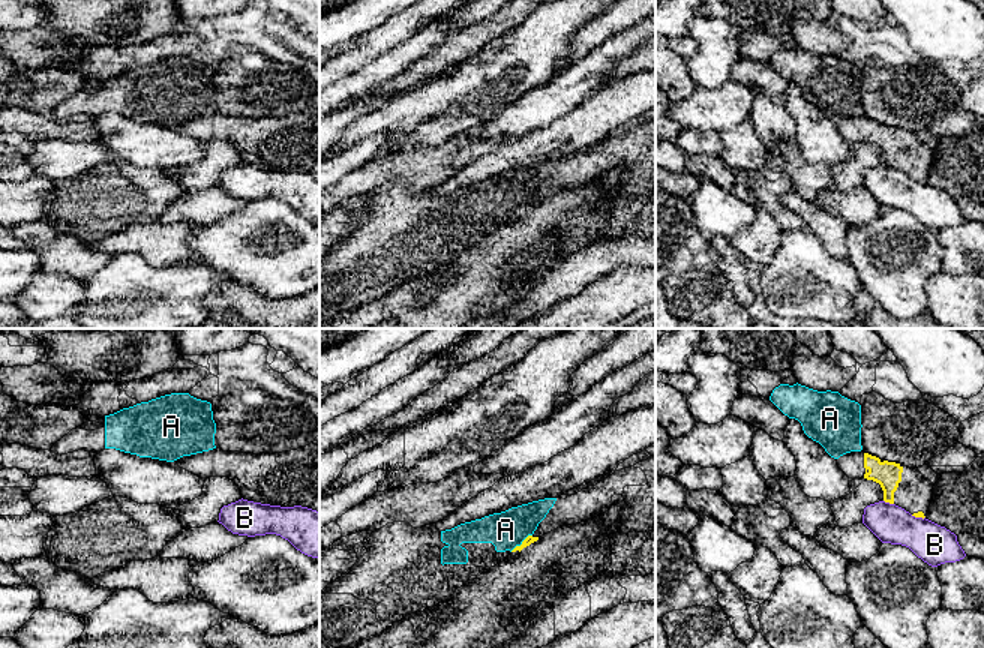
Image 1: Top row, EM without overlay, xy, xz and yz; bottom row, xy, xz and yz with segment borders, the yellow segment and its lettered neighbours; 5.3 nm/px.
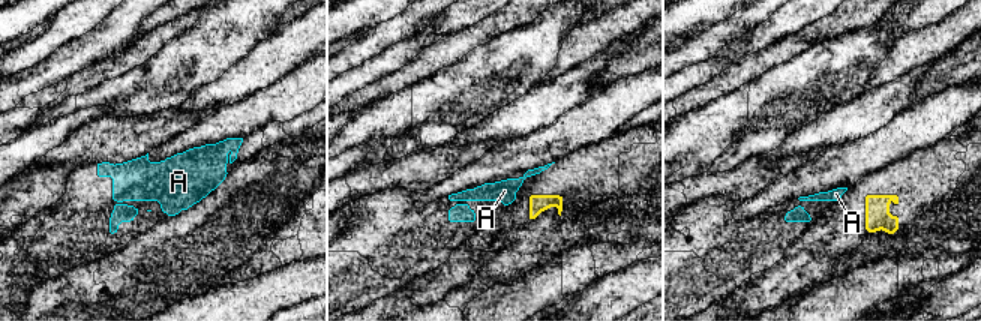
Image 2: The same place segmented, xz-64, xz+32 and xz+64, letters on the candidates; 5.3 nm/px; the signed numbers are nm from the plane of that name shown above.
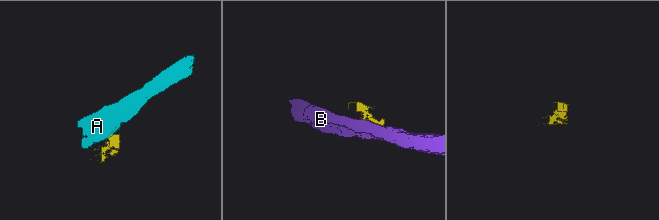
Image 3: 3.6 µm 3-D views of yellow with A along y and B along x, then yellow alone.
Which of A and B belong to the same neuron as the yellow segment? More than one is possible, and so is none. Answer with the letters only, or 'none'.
none

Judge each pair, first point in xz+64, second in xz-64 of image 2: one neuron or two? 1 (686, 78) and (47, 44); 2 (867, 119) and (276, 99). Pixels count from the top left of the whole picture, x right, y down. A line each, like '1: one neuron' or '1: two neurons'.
1: two neurons
2: two neurons

